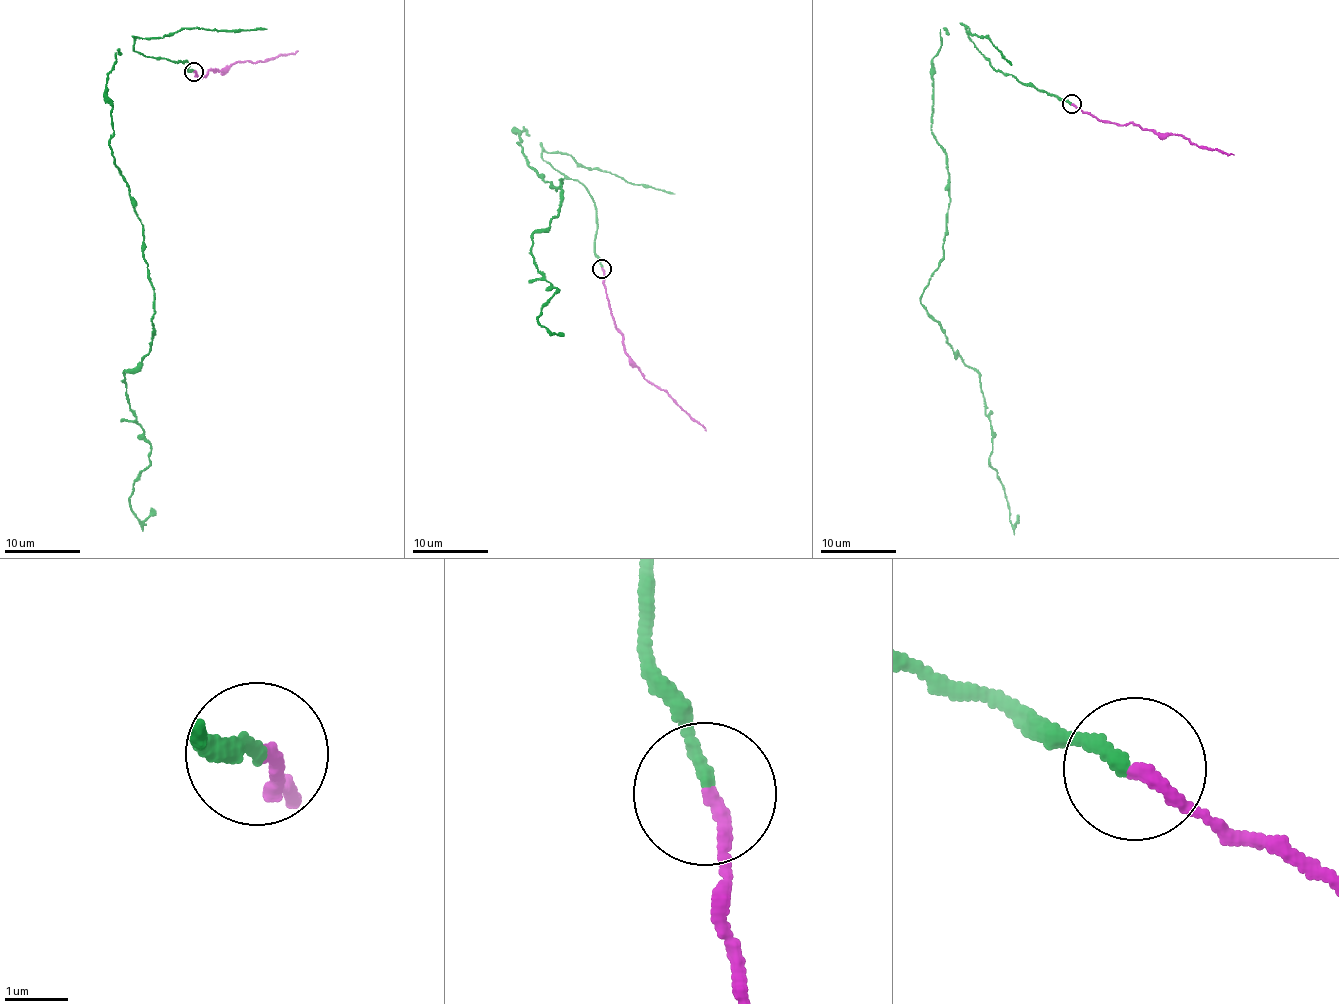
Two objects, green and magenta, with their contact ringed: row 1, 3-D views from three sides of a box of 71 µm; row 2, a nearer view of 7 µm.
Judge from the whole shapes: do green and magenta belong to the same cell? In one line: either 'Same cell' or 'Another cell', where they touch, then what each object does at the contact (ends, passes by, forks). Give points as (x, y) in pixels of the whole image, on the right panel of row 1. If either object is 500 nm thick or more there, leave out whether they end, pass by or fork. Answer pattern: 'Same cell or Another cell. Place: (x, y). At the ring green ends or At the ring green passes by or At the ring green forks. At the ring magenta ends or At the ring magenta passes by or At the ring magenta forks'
Same cell. Place: (1072, 104). At the ring green ends. At the ring magenta ends

